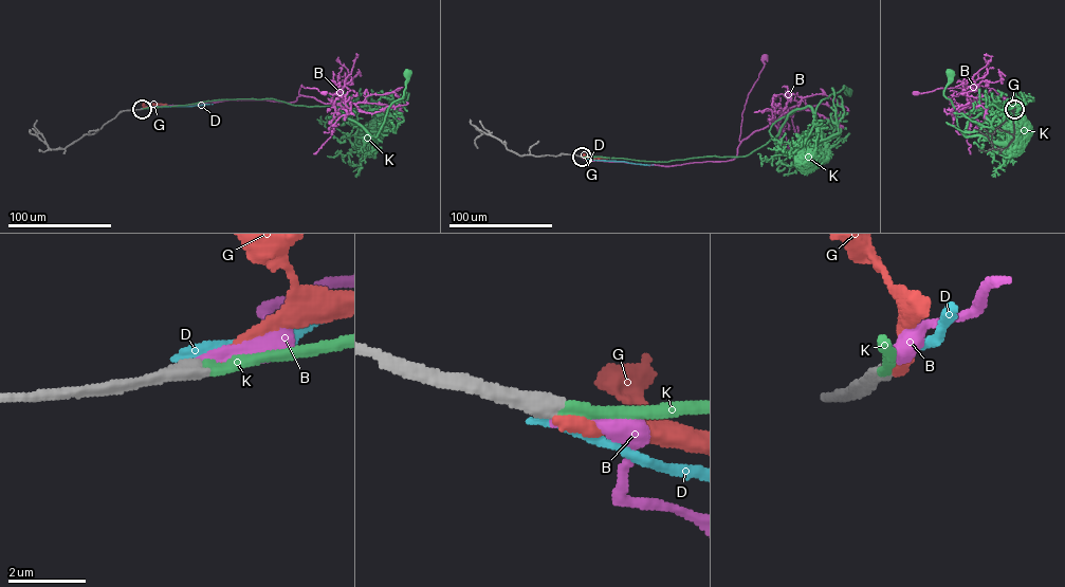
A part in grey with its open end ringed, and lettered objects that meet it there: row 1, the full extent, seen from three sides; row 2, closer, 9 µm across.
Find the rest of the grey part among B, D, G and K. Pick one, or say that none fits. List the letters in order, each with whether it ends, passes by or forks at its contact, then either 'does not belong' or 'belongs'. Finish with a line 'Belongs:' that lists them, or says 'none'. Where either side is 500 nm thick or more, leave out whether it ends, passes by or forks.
B: does not belong
D: does not belong
G: does not belong
K: it ends there; belongs
Belongs: K

